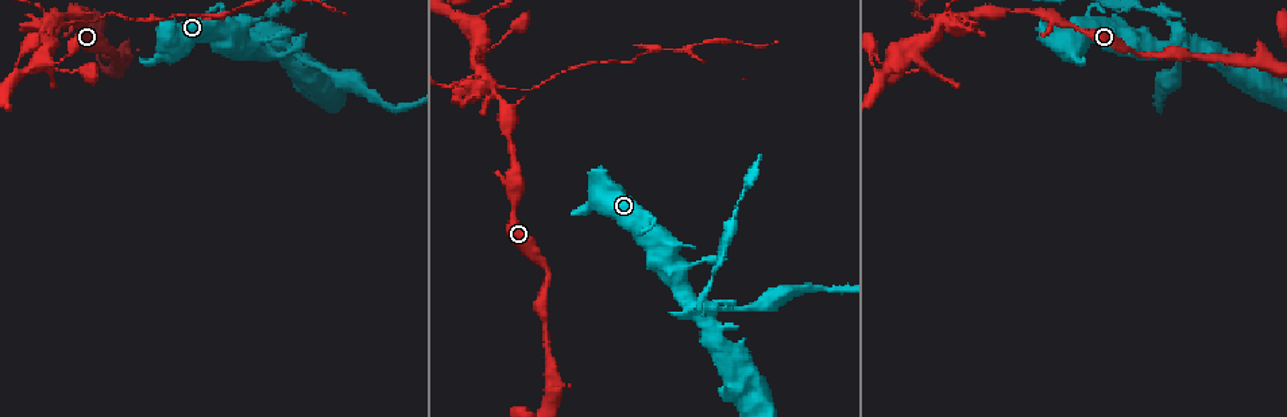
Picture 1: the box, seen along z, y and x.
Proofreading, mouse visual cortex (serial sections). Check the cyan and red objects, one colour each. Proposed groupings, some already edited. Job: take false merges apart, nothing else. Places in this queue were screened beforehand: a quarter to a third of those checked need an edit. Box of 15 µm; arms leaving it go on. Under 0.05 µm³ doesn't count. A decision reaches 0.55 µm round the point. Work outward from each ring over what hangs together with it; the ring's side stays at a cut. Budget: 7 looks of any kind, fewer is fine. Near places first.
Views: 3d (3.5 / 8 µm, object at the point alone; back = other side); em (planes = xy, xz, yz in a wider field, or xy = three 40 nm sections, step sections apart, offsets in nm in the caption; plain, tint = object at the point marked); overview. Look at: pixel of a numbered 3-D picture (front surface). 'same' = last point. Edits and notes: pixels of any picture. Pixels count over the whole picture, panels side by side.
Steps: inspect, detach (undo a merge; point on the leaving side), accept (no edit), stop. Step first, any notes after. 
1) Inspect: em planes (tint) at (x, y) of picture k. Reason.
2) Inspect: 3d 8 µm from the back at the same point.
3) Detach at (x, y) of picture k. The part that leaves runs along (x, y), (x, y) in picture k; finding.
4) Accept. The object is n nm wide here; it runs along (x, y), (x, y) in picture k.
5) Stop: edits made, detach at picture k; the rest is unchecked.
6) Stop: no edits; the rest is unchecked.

Inspect: 3d 3.5 µm at (269, 46) of picture 1.

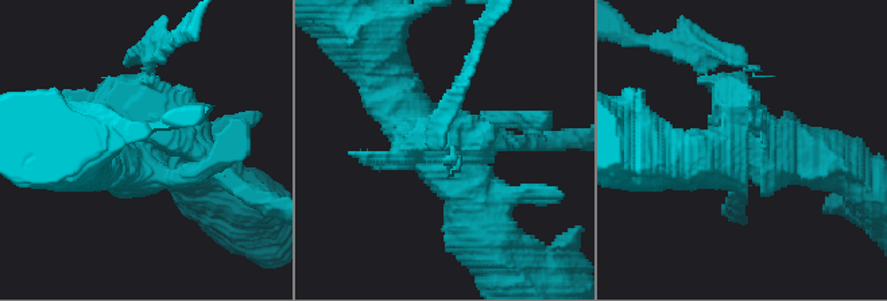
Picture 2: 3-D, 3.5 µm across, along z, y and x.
Inspect: em xy step 5 (tint) at (740, 139) of picture 2.

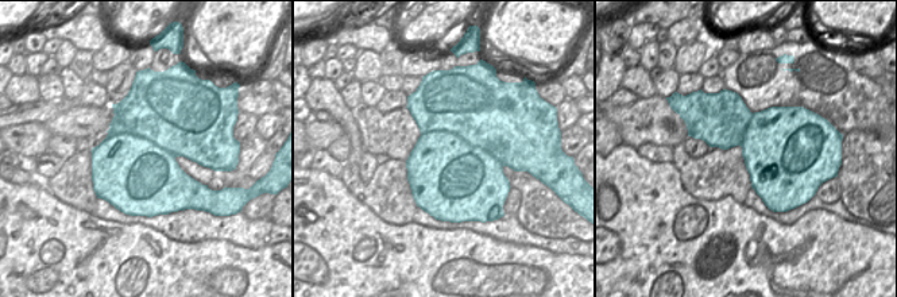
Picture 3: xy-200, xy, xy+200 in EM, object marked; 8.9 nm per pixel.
Inspect: em xy step 2 (tint) at the same point.

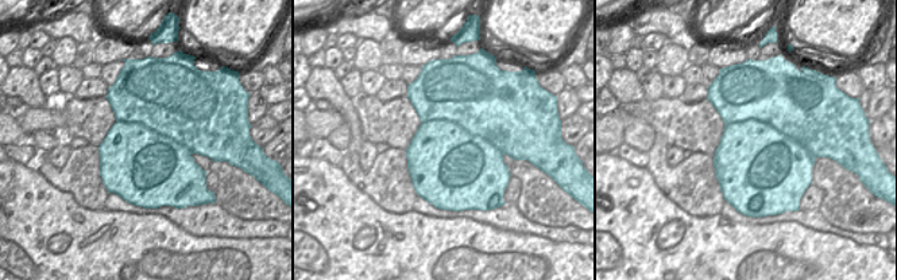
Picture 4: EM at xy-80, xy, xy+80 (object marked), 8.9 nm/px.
Detach at (562, 143) of picture 2. The part that leaves runs along (472, 139), (576, 139) in picture 2; two cells meet here.

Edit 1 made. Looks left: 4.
Inspect: overview.

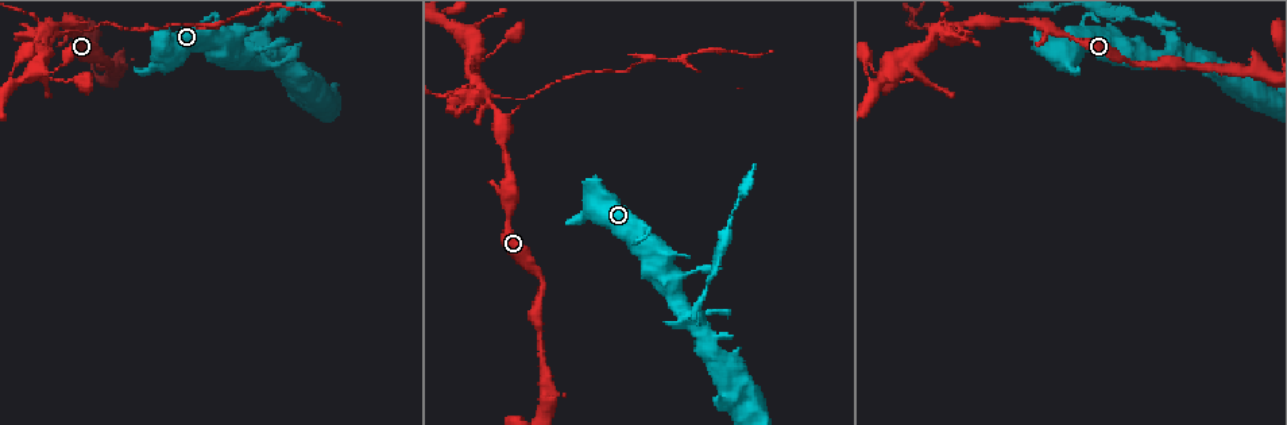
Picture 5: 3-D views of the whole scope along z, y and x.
Inspect: 3d 3.5 µm at (56, 31) of picture 5. Thin arm on a thick one.

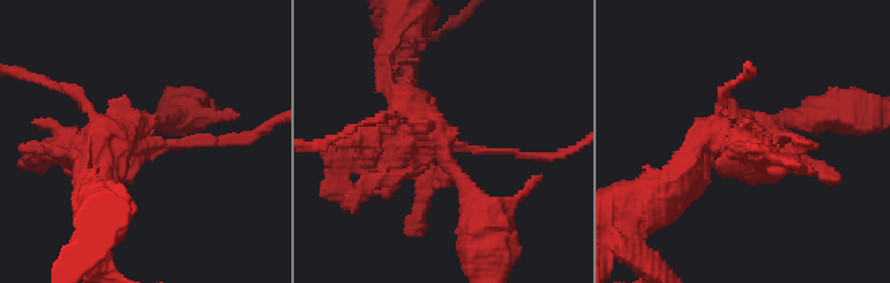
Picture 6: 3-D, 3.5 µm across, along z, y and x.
Inspect: em xy step 3 (plain) at (438, 137) of picture 6. Now the EM.

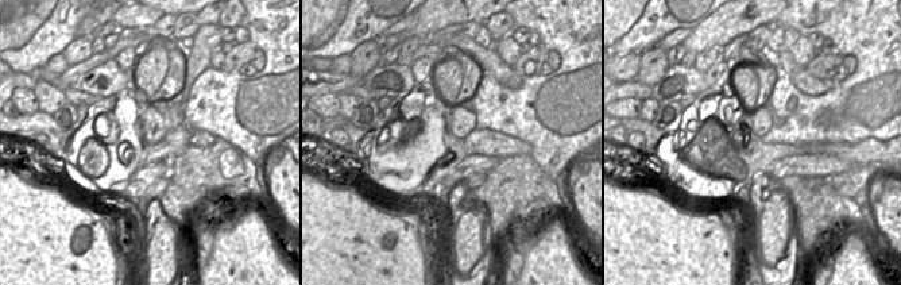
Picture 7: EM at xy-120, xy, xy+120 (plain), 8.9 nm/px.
Inspect: em xy step 3 (tint) at the same point. With the object marked.

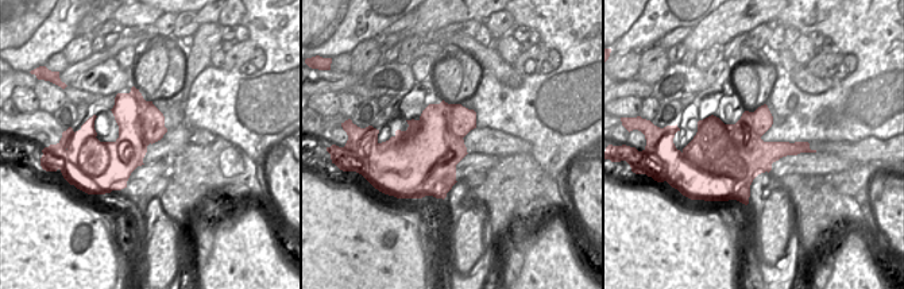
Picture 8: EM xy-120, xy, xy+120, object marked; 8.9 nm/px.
Detach at (380, 174) of picture 6. The object is 550 nm wide here; two cells meet here.

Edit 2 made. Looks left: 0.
Stop: edits made, detach at picture 2, detach at picture 6; the rest is unchecked.

